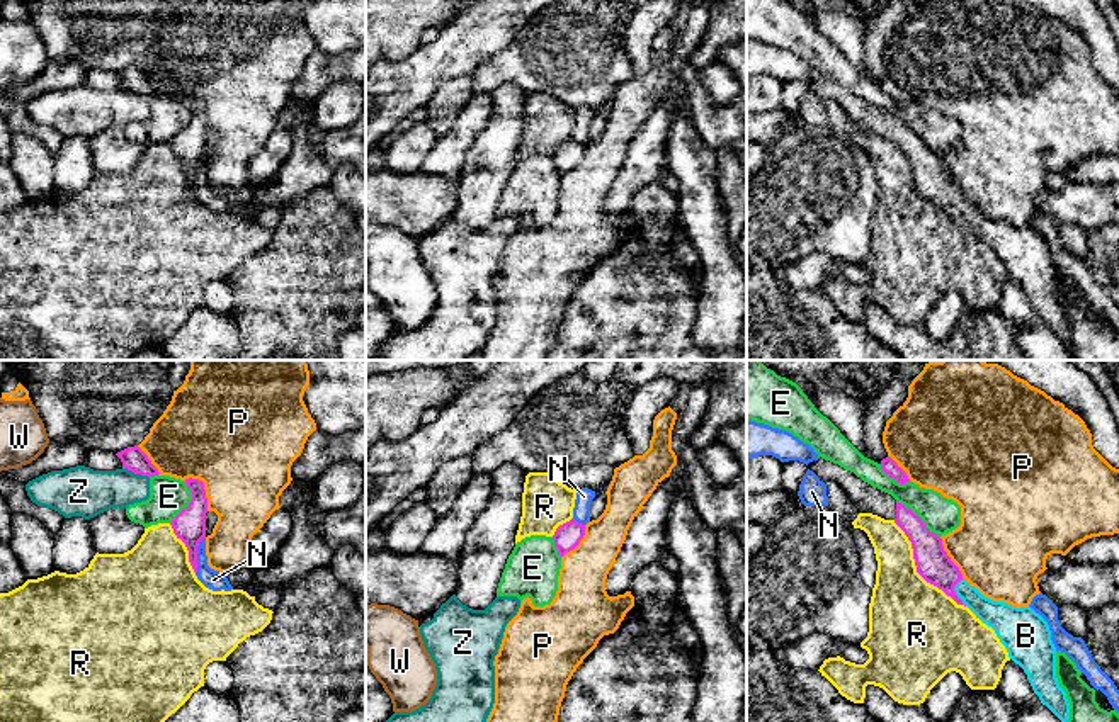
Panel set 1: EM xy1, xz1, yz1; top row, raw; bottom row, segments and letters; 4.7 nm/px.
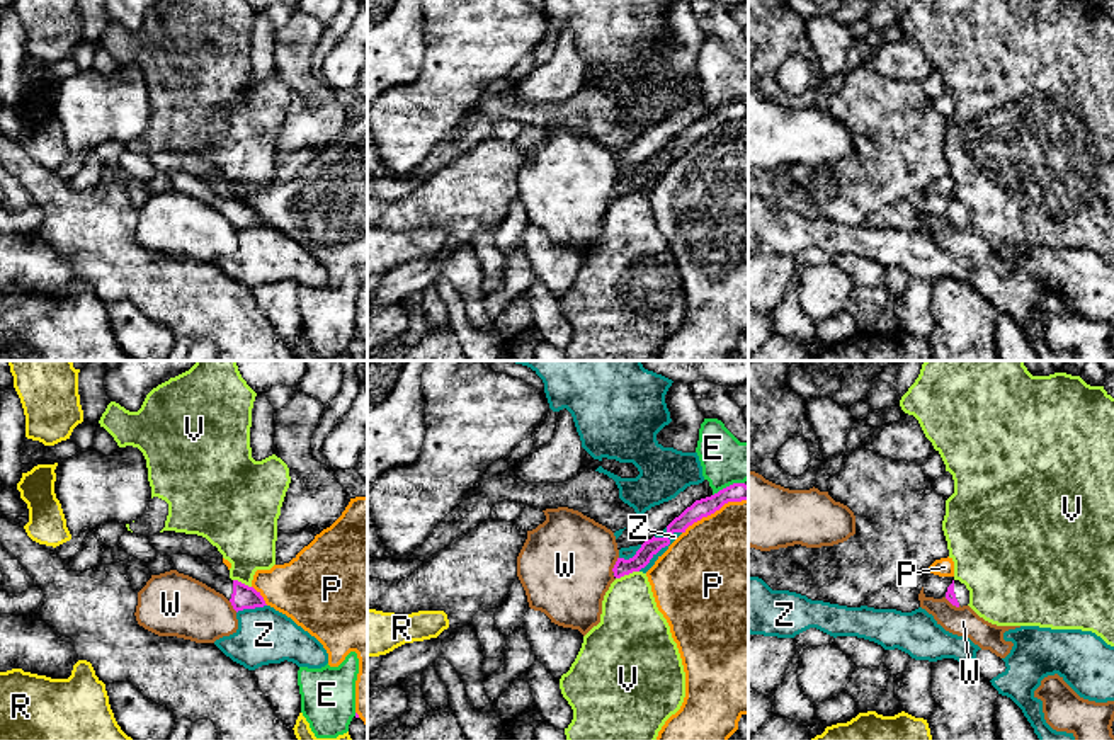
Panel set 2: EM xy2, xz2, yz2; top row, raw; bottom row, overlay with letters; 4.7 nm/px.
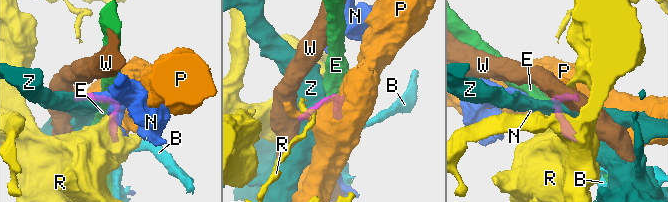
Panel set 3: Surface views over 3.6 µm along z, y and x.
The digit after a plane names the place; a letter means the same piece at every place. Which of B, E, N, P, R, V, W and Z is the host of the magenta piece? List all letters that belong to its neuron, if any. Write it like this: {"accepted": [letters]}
{"accepted": ["B"]}

